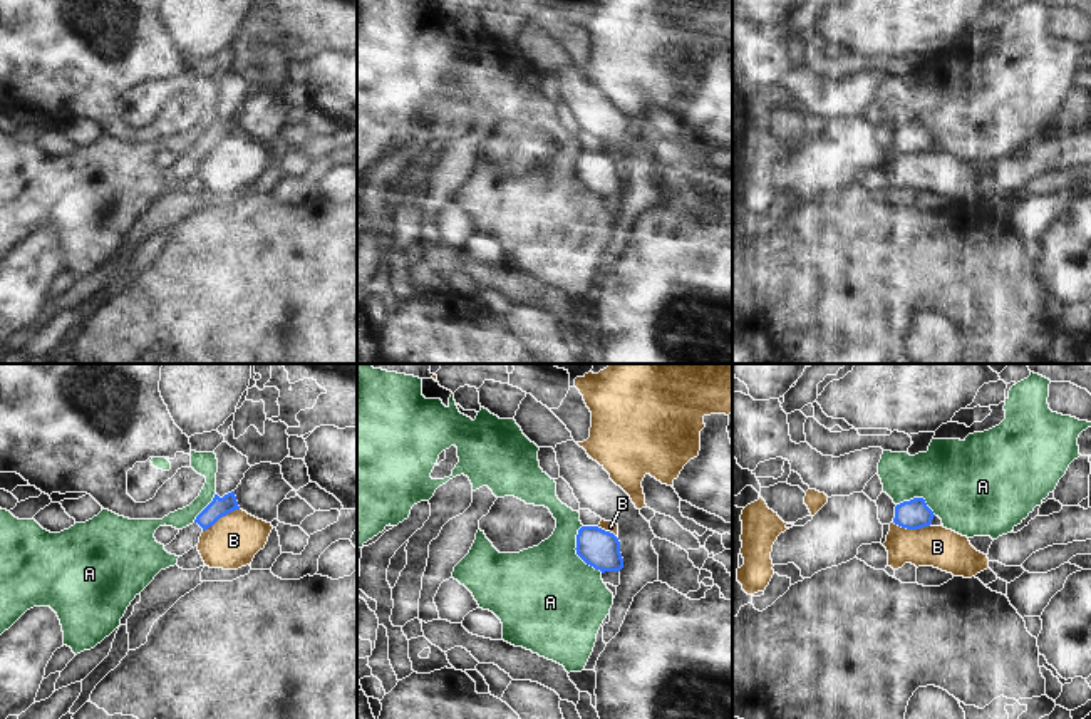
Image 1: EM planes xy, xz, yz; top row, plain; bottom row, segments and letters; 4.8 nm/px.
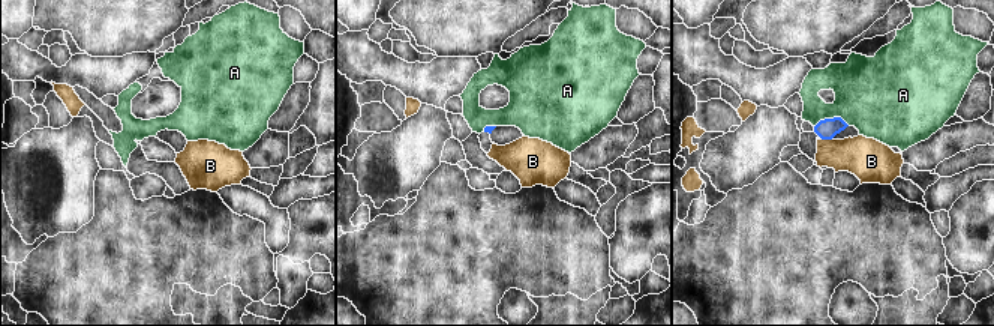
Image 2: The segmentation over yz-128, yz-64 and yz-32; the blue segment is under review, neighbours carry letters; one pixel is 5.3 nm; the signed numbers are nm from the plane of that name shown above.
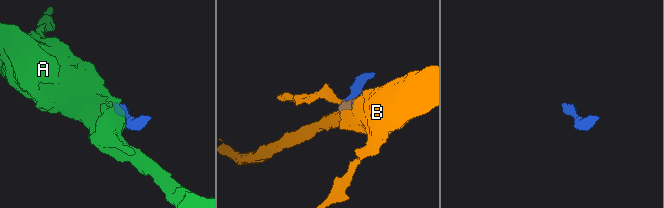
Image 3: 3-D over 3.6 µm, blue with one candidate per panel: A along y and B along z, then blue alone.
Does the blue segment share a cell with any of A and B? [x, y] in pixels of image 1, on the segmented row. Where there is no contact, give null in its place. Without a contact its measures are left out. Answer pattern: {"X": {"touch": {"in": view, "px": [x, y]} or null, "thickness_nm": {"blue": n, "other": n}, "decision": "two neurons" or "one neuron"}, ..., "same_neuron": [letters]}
{"A": {"touch": {"in": "xz", "px": [577, 552]}, "thickness_nm": {"blue": 190, "other": 480}, "decision": "two neurons"}, "B": {"touch": {"in": "yz", "px": [912, 528]}, "thickness_nm": {"blue": 140, "other": 200}, "decision": "two neurons"}, "same_neuron": []}

